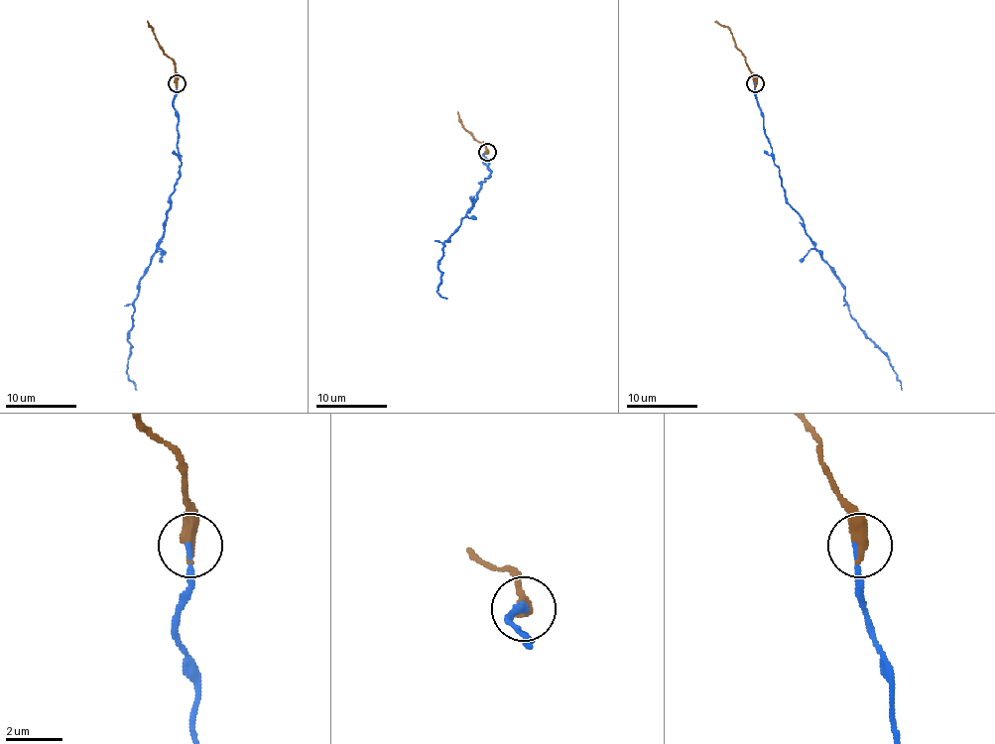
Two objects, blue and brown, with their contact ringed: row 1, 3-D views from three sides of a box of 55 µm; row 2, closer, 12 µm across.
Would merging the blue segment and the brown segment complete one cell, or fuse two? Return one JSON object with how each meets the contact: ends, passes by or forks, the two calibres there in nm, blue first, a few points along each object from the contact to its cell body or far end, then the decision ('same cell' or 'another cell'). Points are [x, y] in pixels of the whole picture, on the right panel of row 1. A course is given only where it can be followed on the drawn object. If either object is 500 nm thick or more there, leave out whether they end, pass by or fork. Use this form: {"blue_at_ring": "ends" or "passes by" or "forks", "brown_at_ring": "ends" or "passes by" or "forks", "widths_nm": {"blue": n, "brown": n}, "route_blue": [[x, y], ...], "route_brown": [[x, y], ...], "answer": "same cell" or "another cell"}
{"widths_nm": {"blue": 180, "brown": 500}, "route_blue": [[754, 82], [764, 134], [788, 204], [804, 222], [805, 234], [845, 291], [851, 317], [886, 356], [902, 390]], "route_brown": [[756, 82], [756, 75], [731, 32], [715, 21]], "answer": "same cell"}

